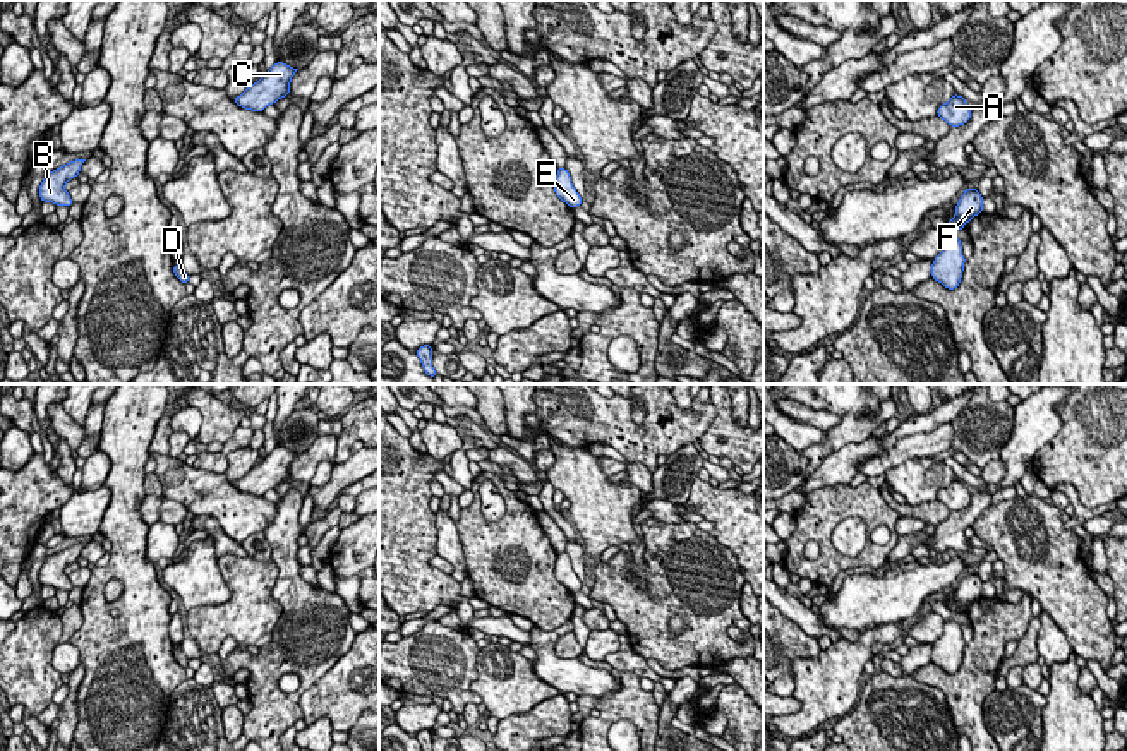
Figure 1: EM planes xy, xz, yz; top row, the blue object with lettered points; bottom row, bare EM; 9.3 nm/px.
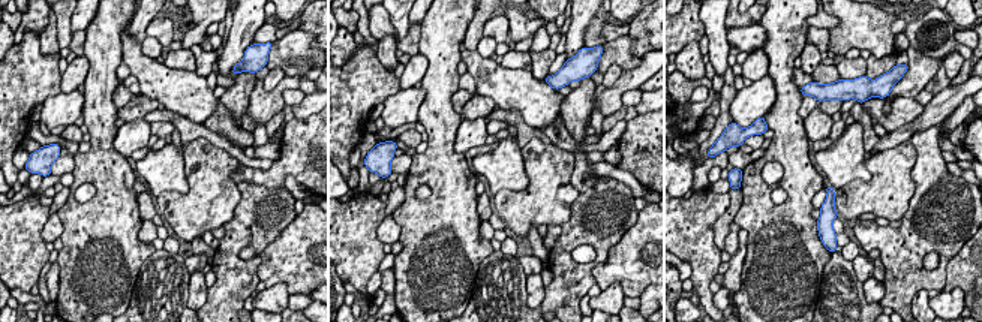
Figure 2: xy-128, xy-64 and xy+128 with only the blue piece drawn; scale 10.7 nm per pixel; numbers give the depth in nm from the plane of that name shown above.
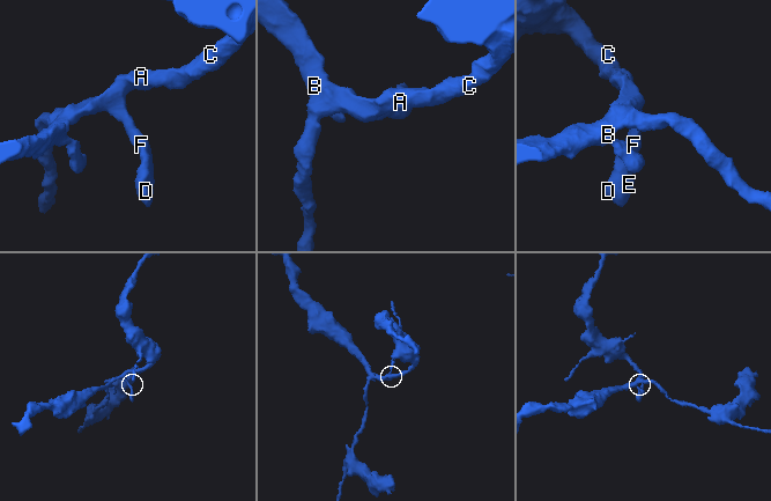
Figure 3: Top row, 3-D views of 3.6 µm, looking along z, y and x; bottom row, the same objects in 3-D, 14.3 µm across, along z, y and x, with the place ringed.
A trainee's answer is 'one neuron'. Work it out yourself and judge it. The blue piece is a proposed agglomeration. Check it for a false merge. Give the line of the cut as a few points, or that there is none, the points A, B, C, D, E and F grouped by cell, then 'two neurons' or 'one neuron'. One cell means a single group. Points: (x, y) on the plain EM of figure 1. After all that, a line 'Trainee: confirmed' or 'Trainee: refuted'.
cut none; groups A B C D E F; one neuron
Trainee: confirmed

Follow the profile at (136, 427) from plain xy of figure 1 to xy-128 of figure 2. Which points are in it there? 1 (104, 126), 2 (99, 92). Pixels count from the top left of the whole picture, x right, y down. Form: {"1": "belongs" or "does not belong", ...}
{"1": "belongs", "2": "belongs"}

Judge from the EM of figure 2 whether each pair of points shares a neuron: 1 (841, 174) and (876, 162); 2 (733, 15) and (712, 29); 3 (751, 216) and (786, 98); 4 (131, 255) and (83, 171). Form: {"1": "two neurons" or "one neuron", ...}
{"1": "two neurons", "2": "two neurons", "3": "one neuron", "4": "one neuron"}

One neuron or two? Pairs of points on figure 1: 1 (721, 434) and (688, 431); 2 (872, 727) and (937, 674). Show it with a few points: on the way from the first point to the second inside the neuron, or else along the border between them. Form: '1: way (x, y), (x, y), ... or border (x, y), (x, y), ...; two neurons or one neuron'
1: border (712, 402), (714, 419), (697, 439); two neurons
2: border (911, 676), (934, 684), (944, 695), (951, 715); two neurons

